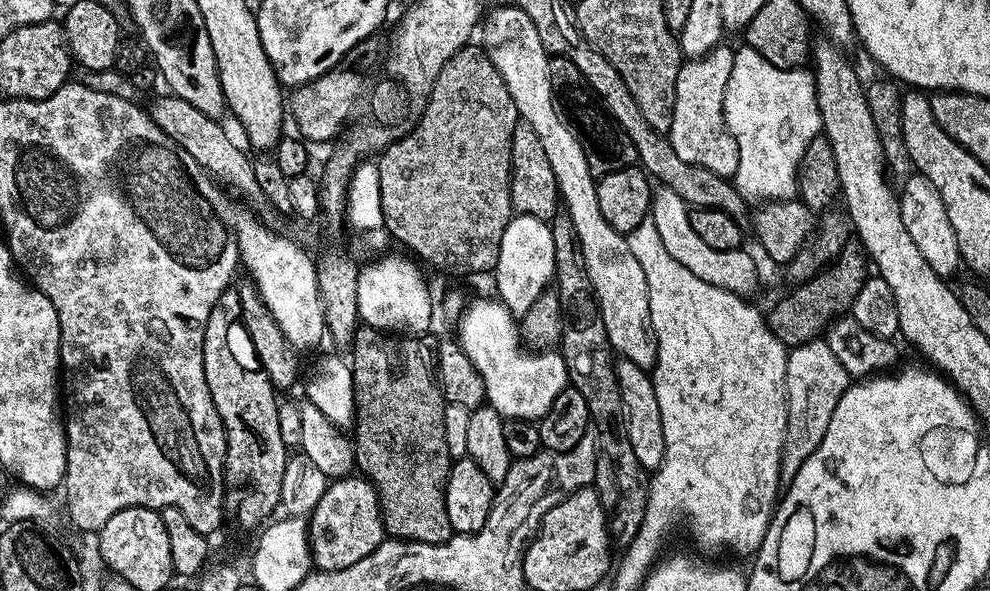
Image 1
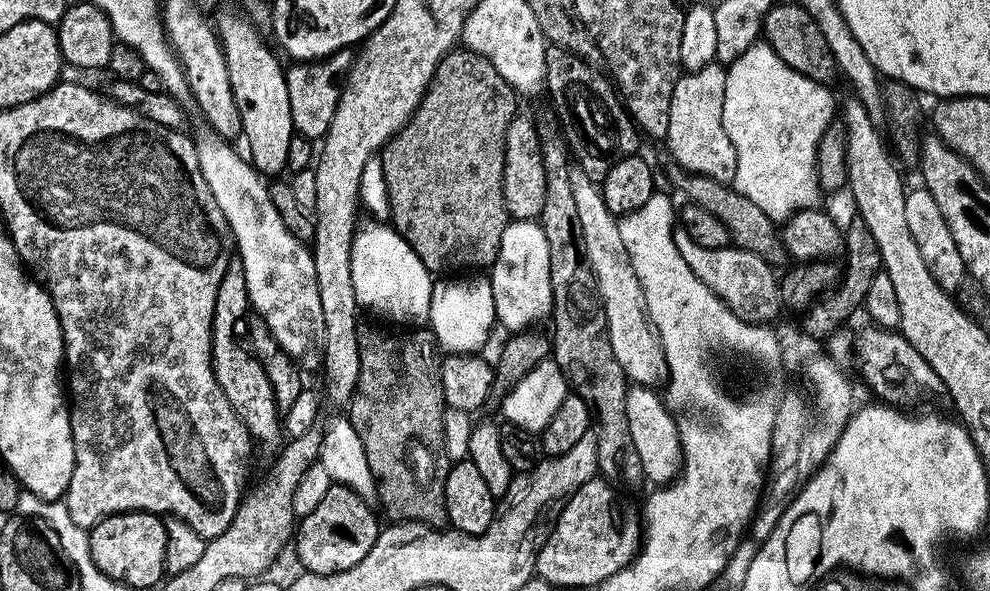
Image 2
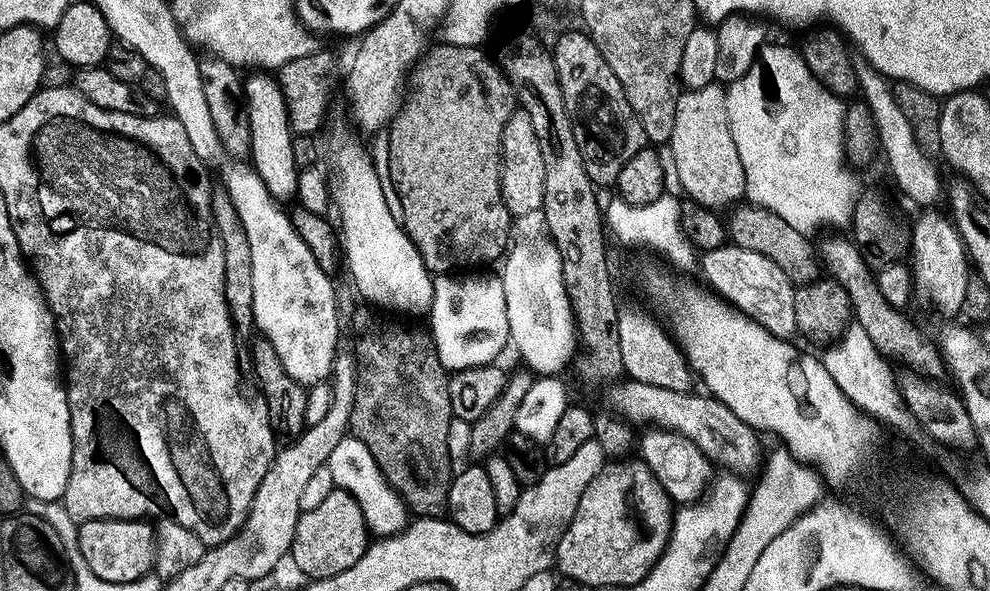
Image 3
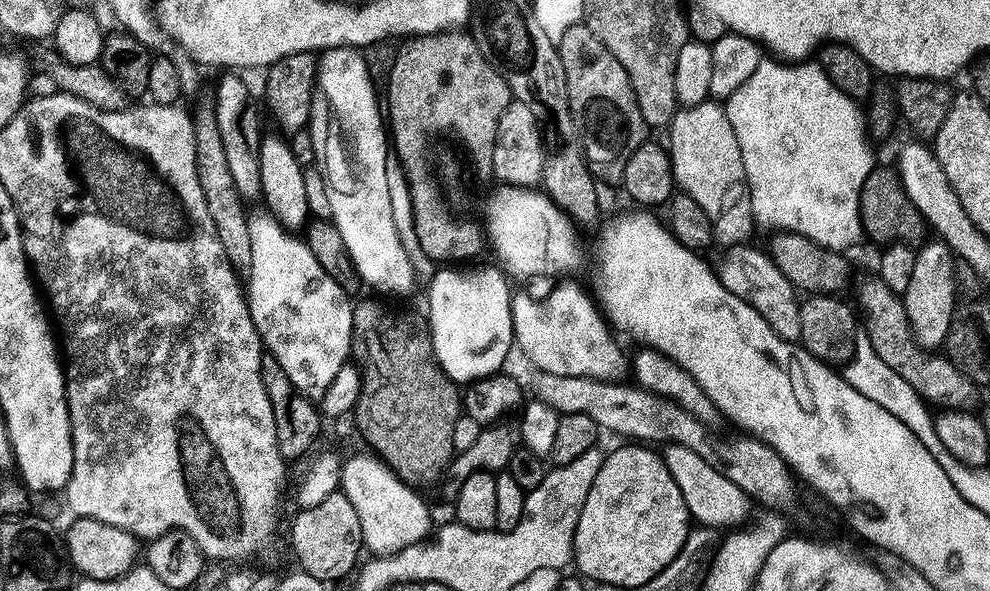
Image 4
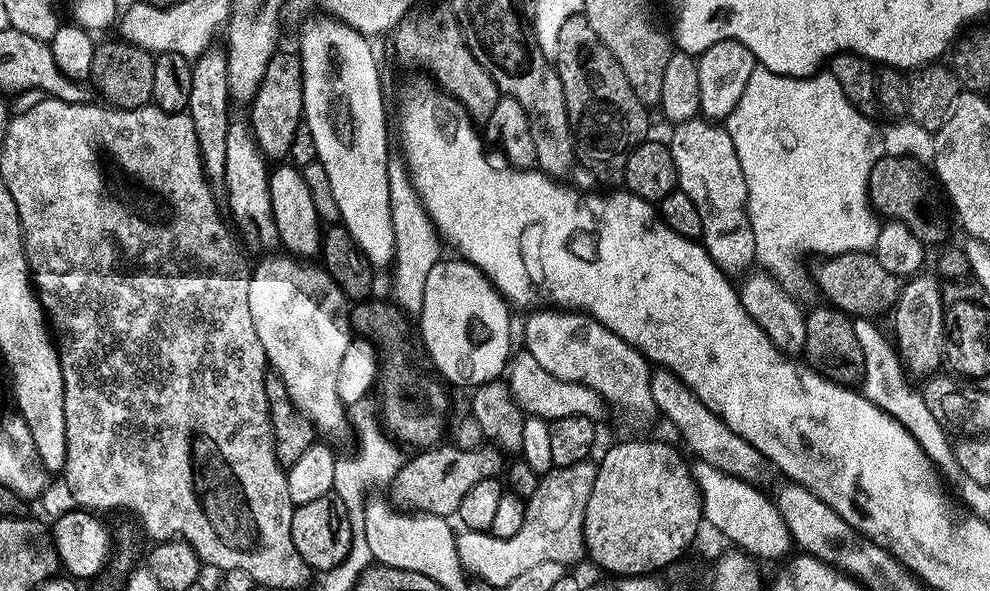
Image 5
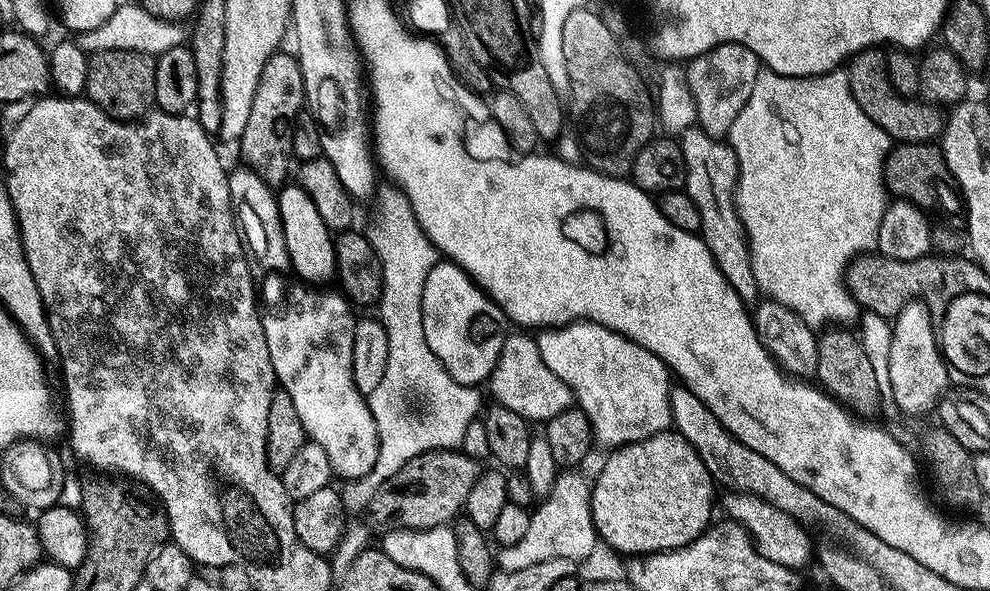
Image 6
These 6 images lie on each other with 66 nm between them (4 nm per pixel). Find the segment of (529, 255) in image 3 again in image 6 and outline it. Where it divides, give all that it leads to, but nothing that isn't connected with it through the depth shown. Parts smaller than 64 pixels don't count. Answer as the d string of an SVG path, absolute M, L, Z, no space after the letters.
M577 322L565 324L557 329L543 329L535 337L538 354L542 354L542 362L570 386L575 403L590 418L592 434L597 445L605 444L605 449L621 448L623 444L633 444L639 440L650 438L659 432L669 431L672 424L670 410L670 394L674 387L673 377L668 368L650 350L638 346L630 338L618 334L601 324Z

